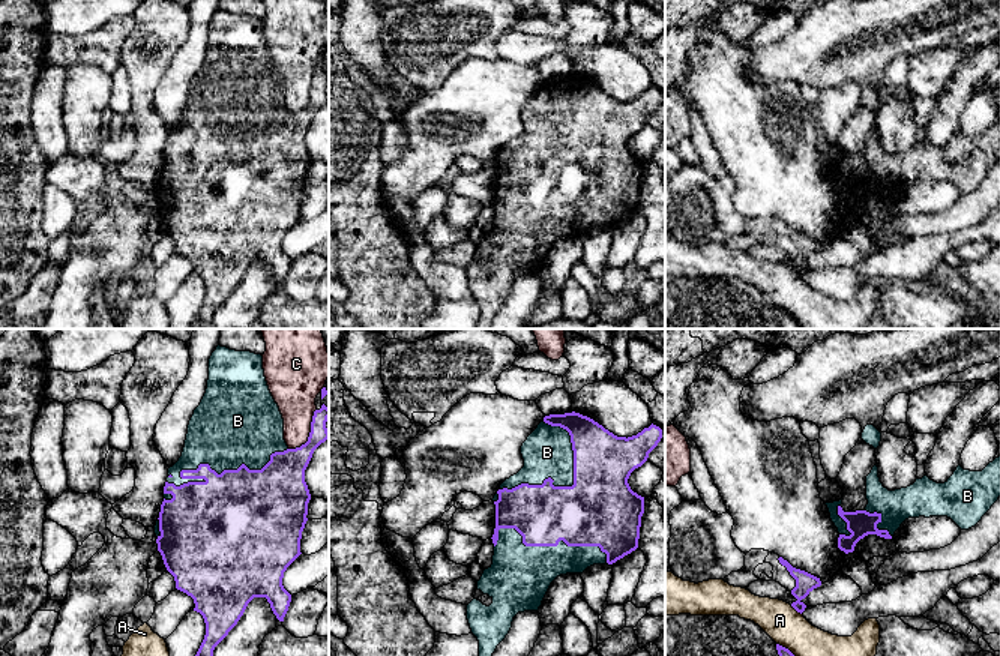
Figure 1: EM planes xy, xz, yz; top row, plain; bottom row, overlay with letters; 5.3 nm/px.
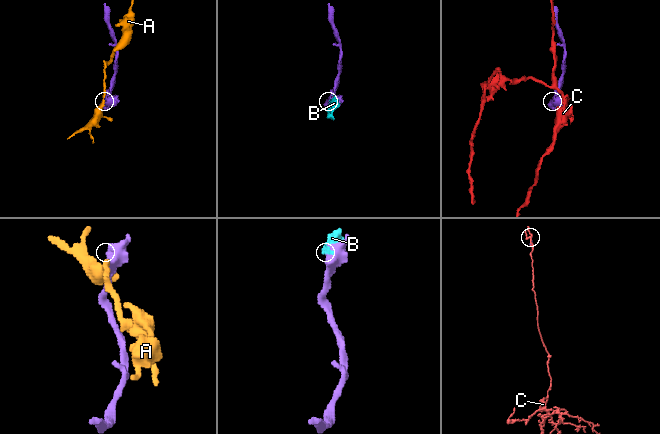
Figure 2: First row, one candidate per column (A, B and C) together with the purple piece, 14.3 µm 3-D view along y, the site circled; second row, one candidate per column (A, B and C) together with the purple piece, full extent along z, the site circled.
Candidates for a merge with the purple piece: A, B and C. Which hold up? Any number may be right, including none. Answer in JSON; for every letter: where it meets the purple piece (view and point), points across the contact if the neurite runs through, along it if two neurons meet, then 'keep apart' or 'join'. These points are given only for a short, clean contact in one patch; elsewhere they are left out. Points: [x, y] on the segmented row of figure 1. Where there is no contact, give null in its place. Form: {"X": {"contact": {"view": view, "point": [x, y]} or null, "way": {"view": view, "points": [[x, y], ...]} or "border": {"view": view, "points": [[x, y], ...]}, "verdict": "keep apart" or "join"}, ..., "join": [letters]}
{"A": {"contact": {"view": "yz", "point": [796, 610]}, "verdict": "keep apart"}, "B": {"contact": {"view": "xy", "point": [216, 473]}, "verdict": "join"}, "C": {"contact": {"view": "xy", "point": [310, 434]}, "verdict": "keep apart"}, "join": ["B"]}

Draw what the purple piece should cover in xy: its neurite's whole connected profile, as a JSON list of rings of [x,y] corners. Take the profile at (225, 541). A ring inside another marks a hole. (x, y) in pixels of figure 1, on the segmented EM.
[[[218,345],[209,359],[209,380],[206,393],[188,425],[185,447],[179,461],[168,468],[168,477],[164,486],[164,501],[161,504],[159,518],[155,525],[158,551],[162,555],[167,570],[174,576],[176,588],[194,599],[194,611],[200,612],[206,623],[206,635],[195,656],[213,656],[215,647],[228,635],[243,615],[248,603],[254,597],[266,597],[270,608],[279,621],[288,611],[291,594],[284,588],[282,578],[287,567],[302,554],[300,539],[305,524],[308,521],[308,503],[311,494],[305,482],[305,470],[312,458],[314,450],[329,438],[326,422],[329,419],[329,408],[323,404],[320,410],[314,411],[311,422],[311,432],[308,441],[300,447],[290,449],[284,440],[284,419],[275,402],[263,369],[263,356],[251,351],[236,351]]]

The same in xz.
[[[575,411],[545,416],[527,437],[521,446],[524,467],[506,479],[492,498],[495,504],[492,564],[477,581],[477,590],[488,594],[492,603],[486,606],[473,599],[467,605],[467,620],[479,641],[479,656],[492,656],[518,612],[539,609],[557,576],[583,573],[593,564],[613,564],[638,548],[644,497],[631,489],[628,479],[647,461],[661,438],[662,429],[653,423],[626,438],[614,435],[593,419]]]

